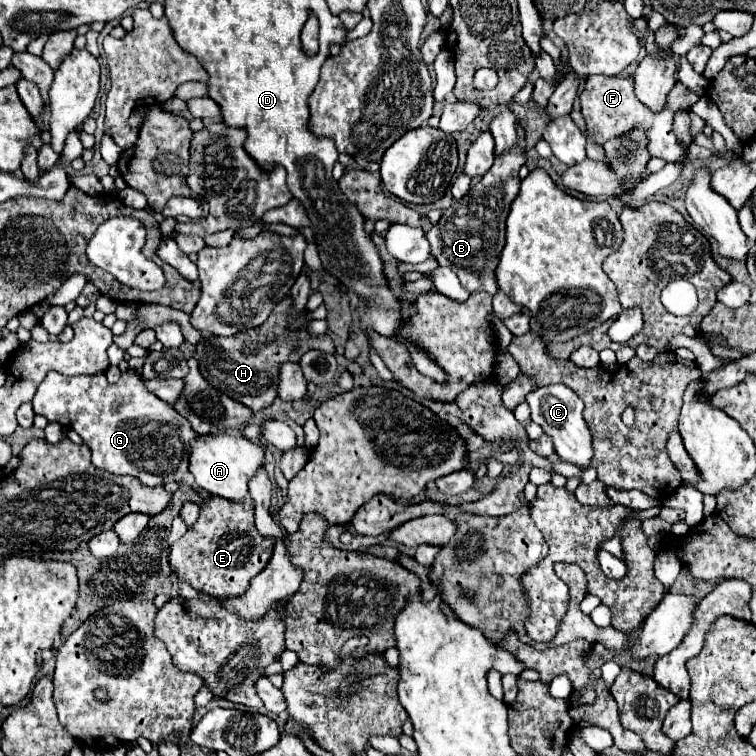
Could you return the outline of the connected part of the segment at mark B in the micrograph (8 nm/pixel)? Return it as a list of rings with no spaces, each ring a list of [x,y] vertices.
[[[515,123],[517,139],[519,143],[513,149],[503,151],[495,157],[493,167],[481,177],[477,185],[471,185],[471,191],[459,199],[453,201],[451,207],[443,213],[439,223],[435,223],[427,231],[427,239],[431,243],[431,255],[437,259],[441,267],[449,267],[457,273],[461,285],[473,293],[473,291],[487,291],[491,295],[497,293],[497,281],[495,281],[495,265],[499,263],[499,255],[505,245],[505,221],[509,215],[509,207],[513,199],[519,195],[519,169],[527,161],[527,149],[525,149],[525,131]]]

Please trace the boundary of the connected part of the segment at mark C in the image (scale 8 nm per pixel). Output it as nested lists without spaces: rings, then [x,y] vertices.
[[[563,385],[539,387],[531,395],[527,395],[527,403],[531,407],[531,421],[541,425],[543,433],[553,439],[553,449],[561,461],[577,465],[581,471],[591,467],[593,447],[591,447],[591,431],[583,419],[583,401]]]

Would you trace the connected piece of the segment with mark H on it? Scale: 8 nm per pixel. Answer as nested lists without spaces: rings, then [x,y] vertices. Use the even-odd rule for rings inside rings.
[[[283,299],[275,311],[269,315],[263,327],[255,327],[251,331],[241,331],[231,337],[209,337],[197,345],[197,361],[203,377],[221,393],[231,399],[243,403],[251,411],[259,411],[269,407],[277,397],[279,383],[279,367],[287,361],[299,361],[307,351],[319,349],[325,353],[335,353],[333,341],[327,335],[311,337],[303,329],[291,331],[287,329],[287,315],[291,309],[291,299]]]

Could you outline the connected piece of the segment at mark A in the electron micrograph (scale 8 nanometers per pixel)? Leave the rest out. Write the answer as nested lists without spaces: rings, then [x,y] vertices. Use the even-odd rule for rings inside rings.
[[[199,435],[199,439],[191,443],[189,473],[195,477],[195,483],[213,497],[243,501],[243,497],[247,495],[247,483],[261,465],[263,447],[241,435]]]

